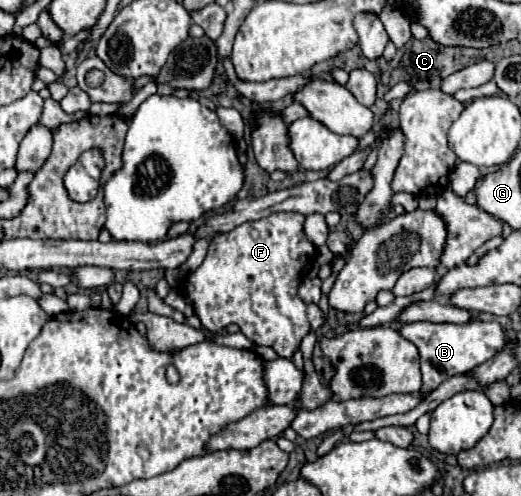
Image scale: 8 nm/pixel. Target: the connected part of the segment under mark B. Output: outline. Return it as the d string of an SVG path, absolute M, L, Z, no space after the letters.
M416 321L402 325L400 333L406 341L414 343L418 349L420 371L422 371L422 387L418 393L422 393L422 399L442 381L482 365L504 347L504 329L496 321L470 321L464 325Z

